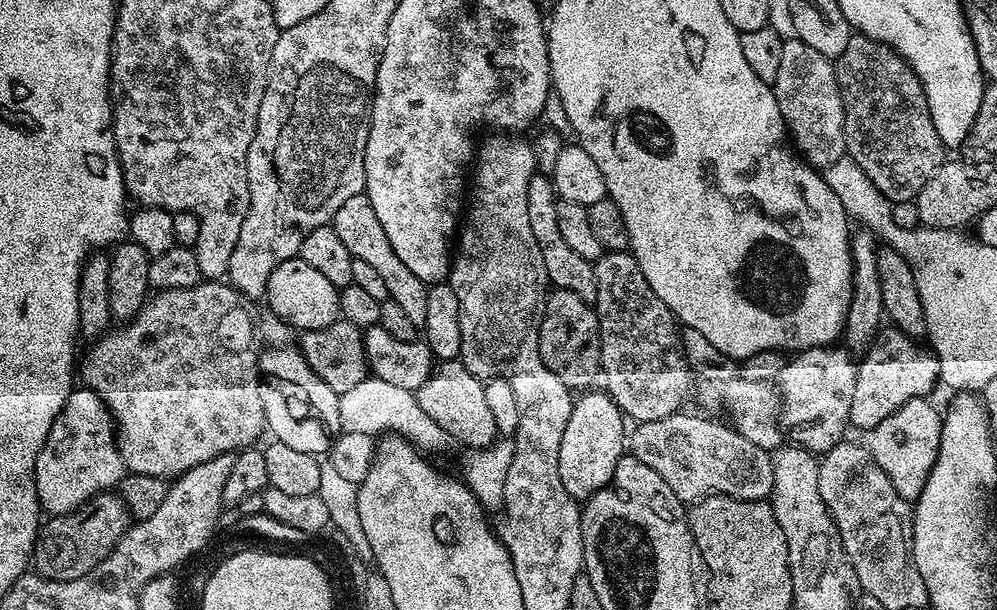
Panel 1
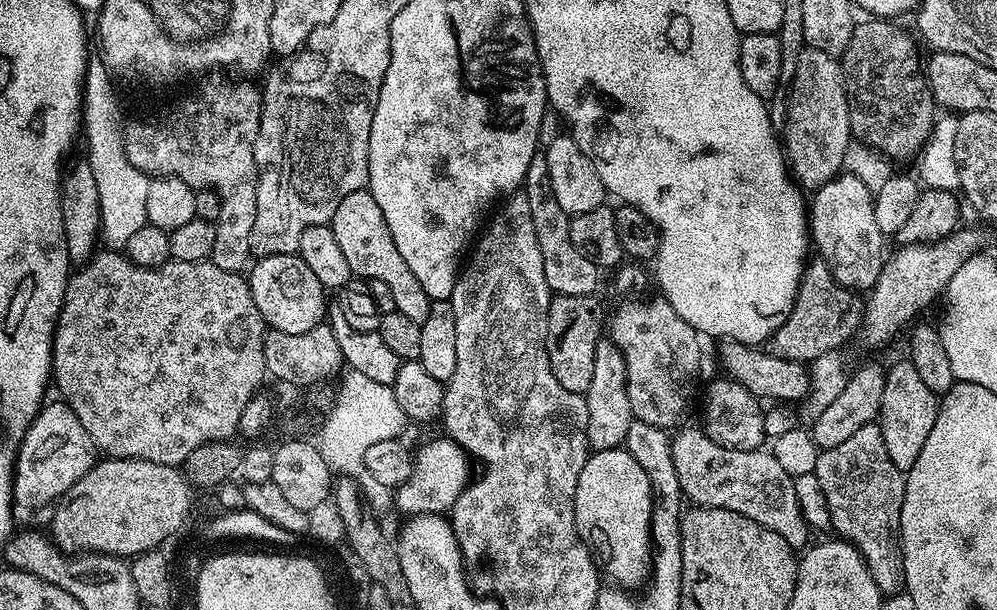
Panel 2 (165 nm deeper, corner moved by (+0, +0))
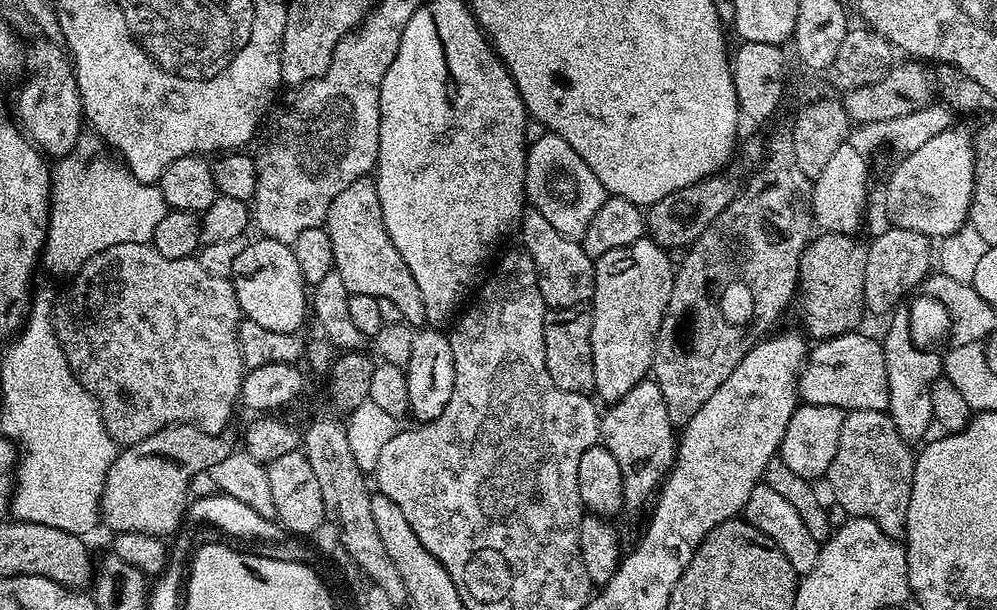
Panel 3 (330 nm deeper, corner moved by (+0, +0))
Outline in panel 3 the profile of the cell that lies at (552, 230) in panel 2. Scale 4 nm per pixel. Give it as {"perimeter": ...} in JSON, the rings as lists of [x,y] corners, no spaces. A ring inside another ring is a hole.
{"perimeter":[[[529,207],[520,219],[518,237],[522,243],[523,251],[534,258],[534,270],[538,274],[538,290],[542,290],[542,298],[549,309],[554,308],[579,308],[587,305],[594,294],[596,285],[596,265],[586,254],[586,250],[573,237],[558,234],[553,224],[539,210]]]}

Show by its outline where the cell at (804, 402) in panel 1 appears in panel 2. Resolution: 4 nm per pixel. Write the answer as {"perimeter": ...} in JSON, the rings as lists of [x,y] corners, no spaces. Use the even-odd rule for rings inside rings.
{"perimeter":[[[968,232],[964,236],[964,240],[959,240],[959,235],[953,234],[947,236],[944,240],[939,240],[934,244],[906,244],[897,247],[896,253],[889,255],[884,262],[884,268],[880,271],[880,277],[876,280],[874,287],[870,289],[870,295],[867,297],[864,305],[864,322],[862,325],[863,335],[868,335],[868,344],[872,348],[876,348],[879,344],[888,344],[897,334],[900,327],[907,322],[910,316],[916,315],[922,311],[936,295],[941,295],[944,289],[947,289],[948,283],[954,278],[954,274],[958,274],[958,270],[963,266],[967,259],[970,247],[976,248],[980,244],[980,236],[976,232]]]}

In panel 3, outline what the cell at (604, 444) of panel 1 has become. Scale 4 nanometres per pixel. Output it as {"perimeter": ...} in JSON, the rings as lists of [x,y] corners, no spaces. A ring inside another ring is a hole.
{"perimeter":[[[650,238],[634,242],[630,246],[618,246],[618,250],[610,250],[610,254],[602,254],[595,261],[596,285],[590,301],[592,313],[592,361],[594,362],[595,395],[604,399],[605,405],[615,404],[627,392],[634,390],[638,382],[652,372],[652,357],[656,354],[656,337],[660,335],[660,327],[664,317],[668,315],[668,303],[672,293],[672,277],[674,260],[669,253],[654,243]]]}

